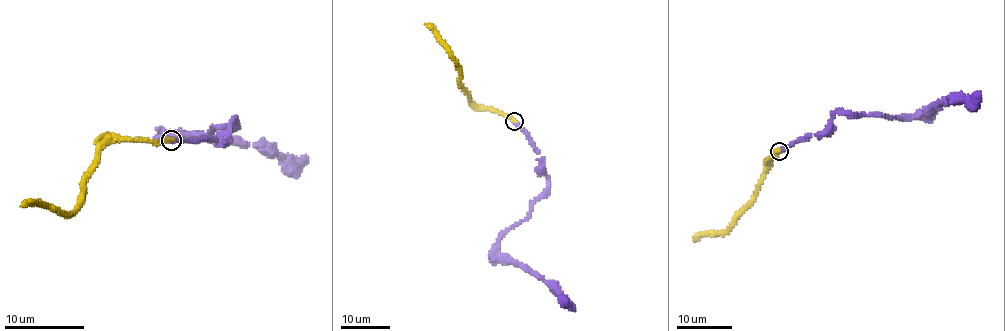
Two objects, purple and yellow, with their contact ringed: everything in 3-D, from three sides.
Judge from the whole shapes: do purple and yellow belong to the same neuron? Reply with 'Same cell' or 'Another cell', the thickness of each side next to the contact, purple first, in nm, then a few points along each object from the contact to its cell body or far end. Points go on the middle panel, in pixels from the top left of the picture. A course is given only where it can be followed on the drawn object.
Same cell. Thickness 320 nm (purple) against 380 nm. Course of purple: (514, 121), (542, 157), (540, 166), (549, 188), (524, 219), (505, 232), (498, 253), (534, 271), (575, 310). Course of yellow: (514, 121), (496, 111), (479, 109), (473, 103), (461, 87), (458, 64), (446, 44), (425, 23)

